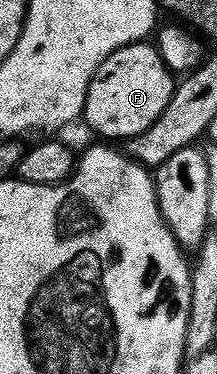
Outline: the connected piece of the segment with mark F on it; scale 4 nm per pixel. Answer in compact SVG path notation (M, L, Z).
M154 42L125 45L109 53L93 73L85 93L82 122L87 122L104 140L132 139L161 117L165 105L169 105L169 97L175 92L176 82L176 76L167 67Z

